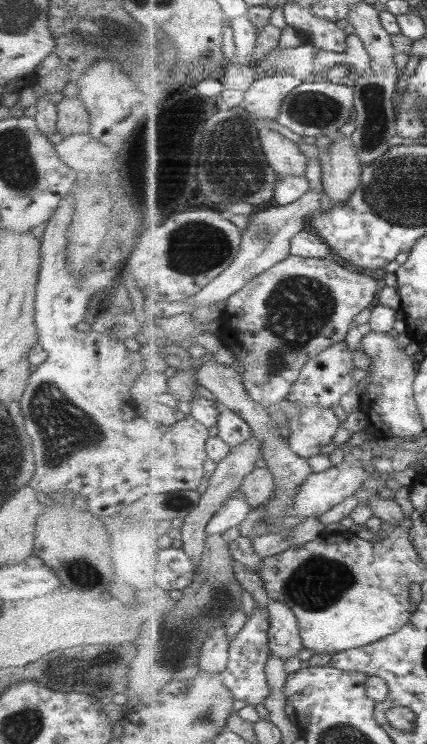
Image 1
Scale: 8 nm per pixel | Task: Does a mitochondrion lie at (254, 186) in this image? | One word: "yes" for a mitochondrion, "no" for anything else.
yes

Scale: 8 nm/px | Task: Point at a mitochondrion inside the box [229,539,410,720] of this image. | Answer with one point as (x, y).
(318, 582)

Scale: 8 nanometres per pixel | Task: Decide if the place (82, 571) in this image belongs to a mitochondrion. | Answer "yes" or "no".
yes

